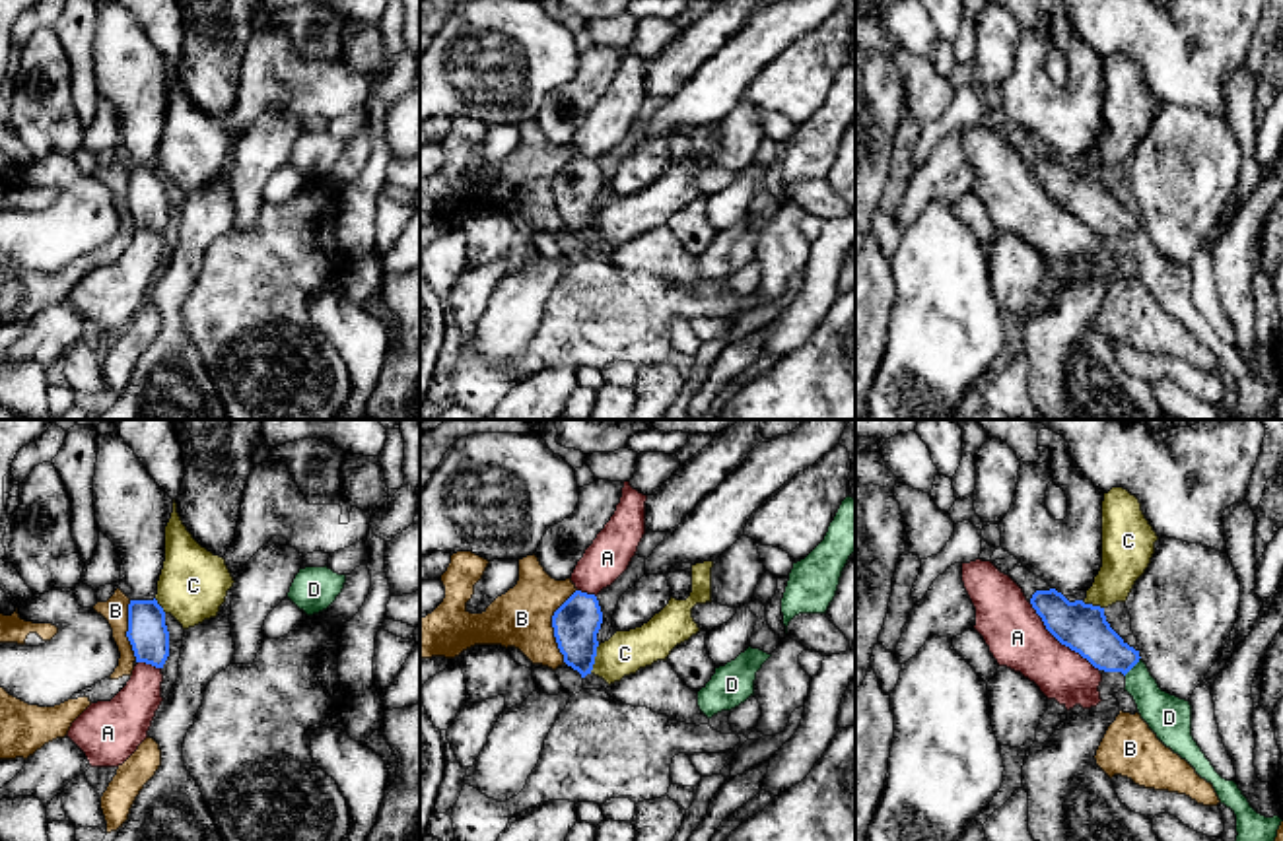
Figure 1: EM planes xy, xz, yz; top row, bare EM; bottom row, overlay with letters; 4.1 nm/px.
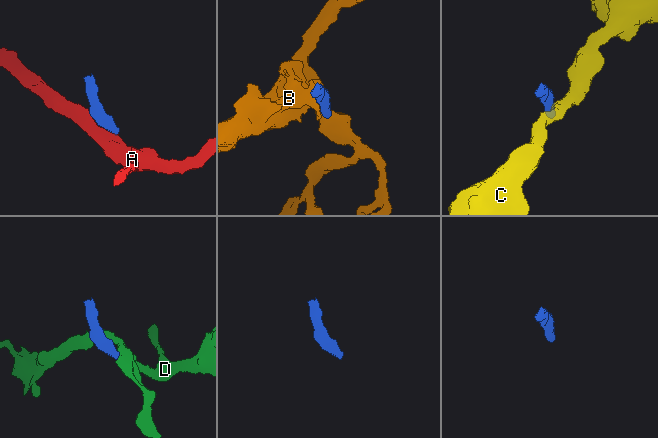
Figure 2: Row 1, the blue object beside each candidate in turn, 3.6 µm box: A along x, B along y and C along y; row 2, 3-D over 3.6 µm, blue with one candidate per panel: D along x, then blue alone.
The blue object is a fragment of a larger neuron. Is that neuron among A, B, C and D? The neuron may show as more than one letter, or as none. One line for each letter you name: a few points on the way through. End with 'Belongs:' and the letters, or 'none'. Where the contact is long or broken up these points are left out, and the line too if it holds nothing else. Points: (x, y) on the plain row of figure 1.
D: across yz (1085, 195), (1132, 232), (1145, 259), (1167, 280)
Belongs: D

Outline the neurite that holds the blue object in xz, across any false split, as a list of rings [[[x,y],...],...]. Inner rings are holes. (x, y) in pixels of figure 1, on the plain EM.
[[[575,155],[552,181],[554,202],[564,227],[581,243],[591,239],[603,177],[595,159]]]

